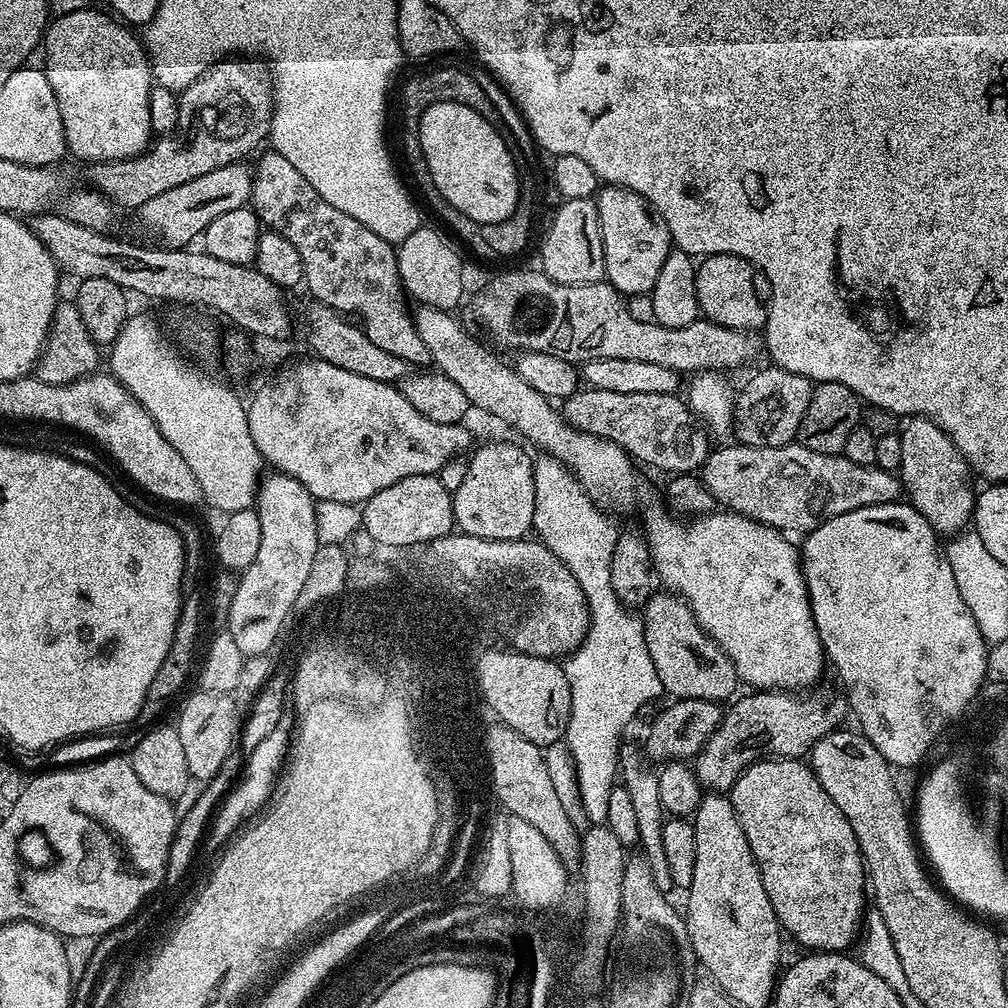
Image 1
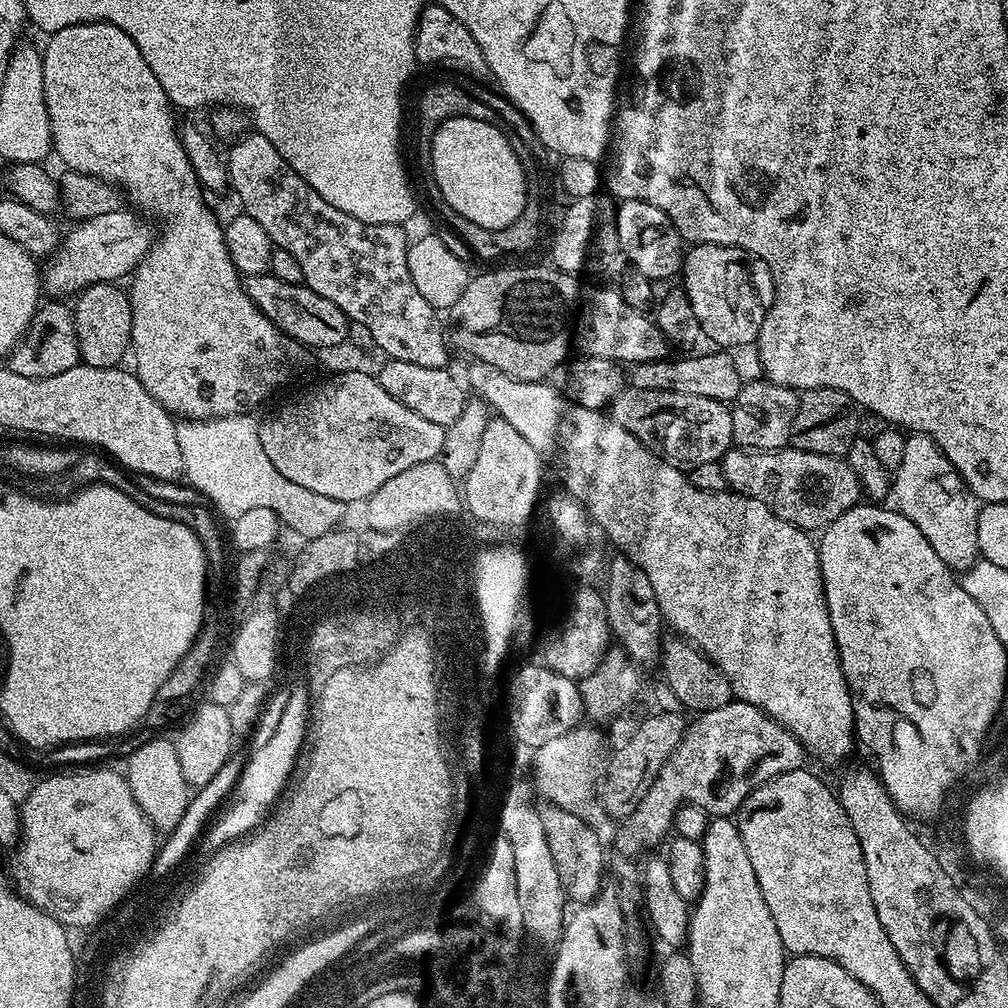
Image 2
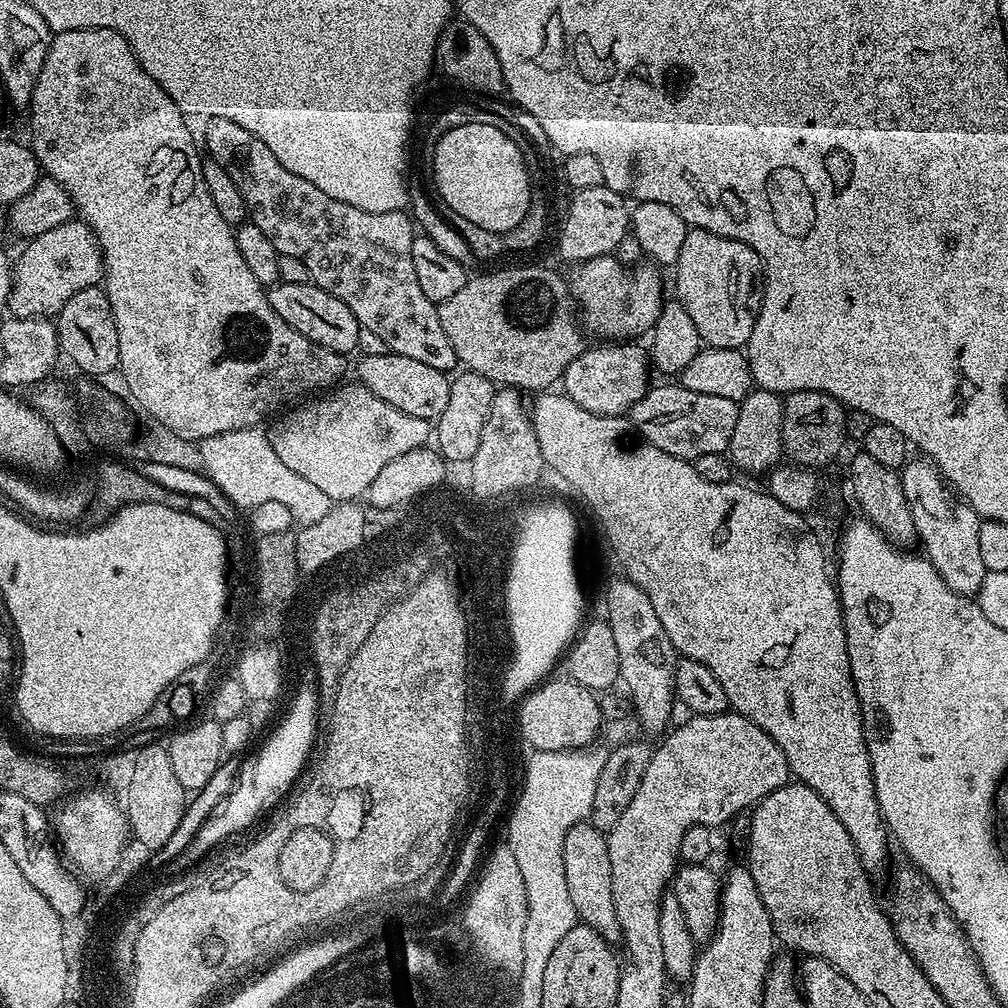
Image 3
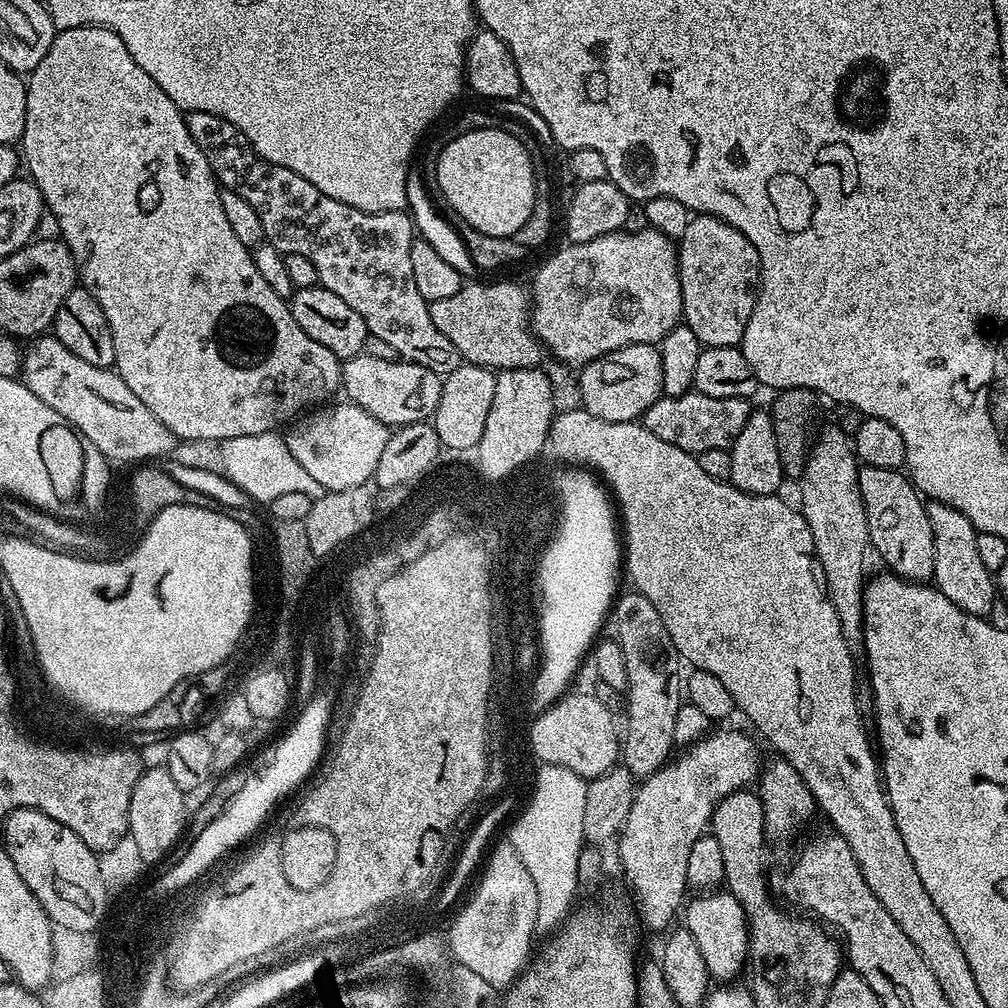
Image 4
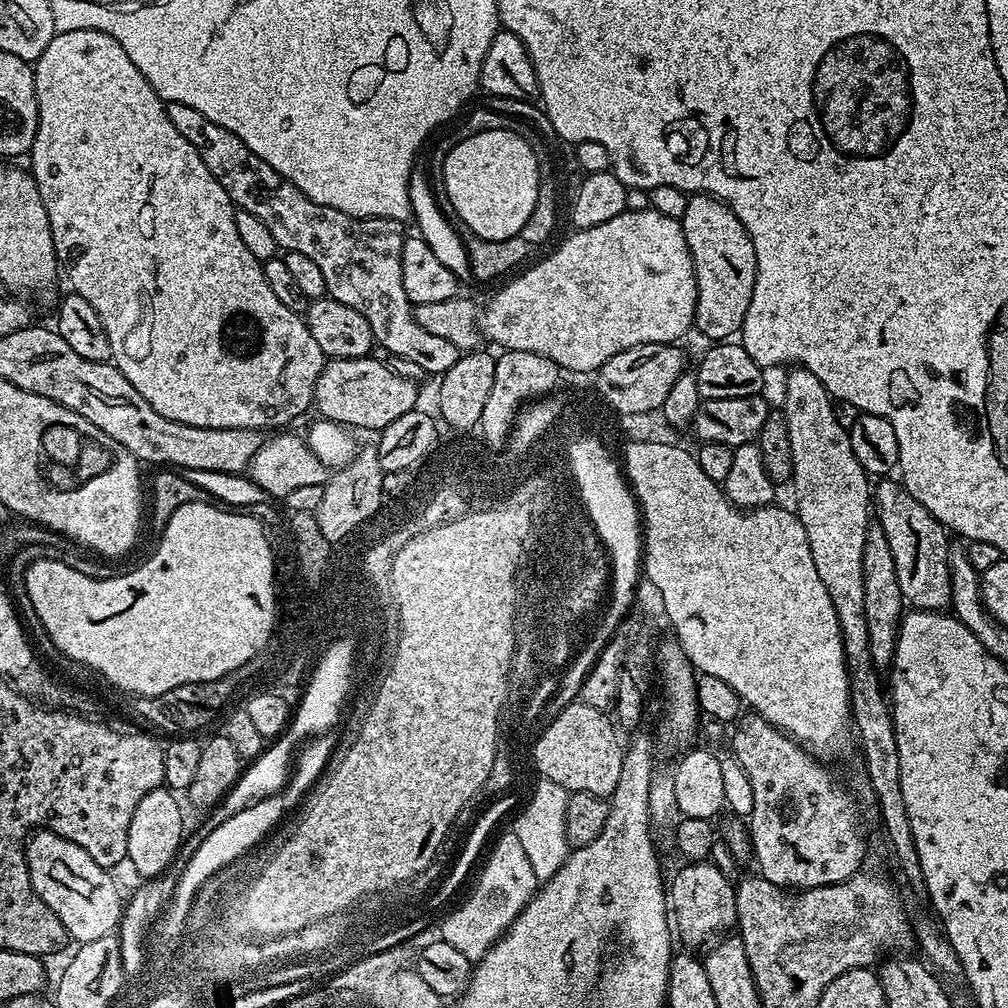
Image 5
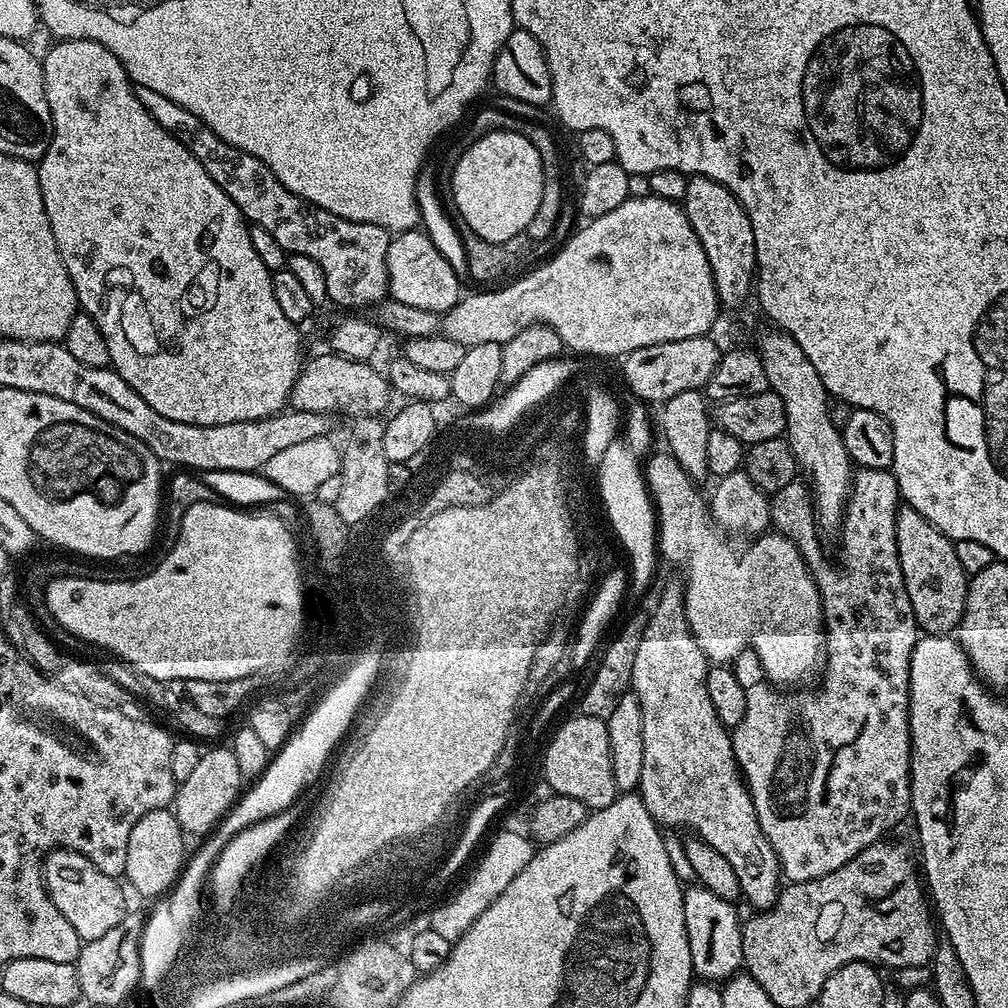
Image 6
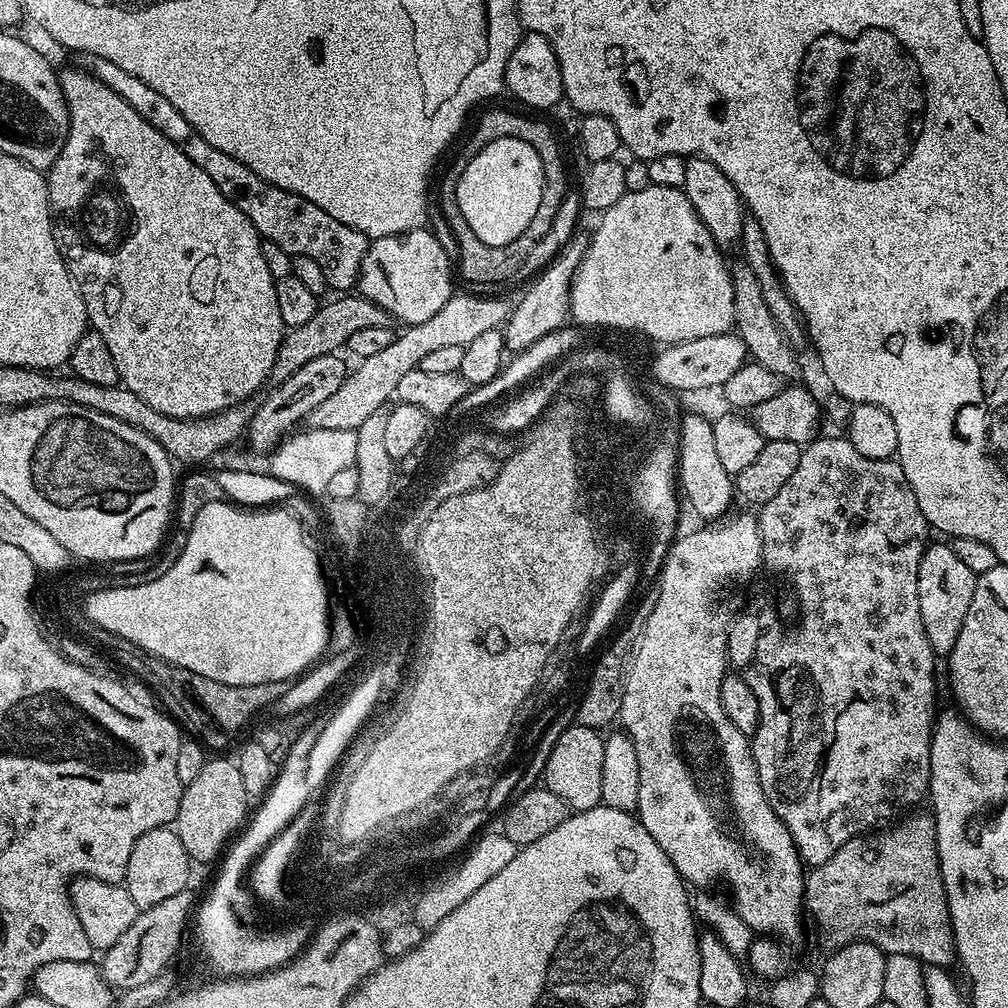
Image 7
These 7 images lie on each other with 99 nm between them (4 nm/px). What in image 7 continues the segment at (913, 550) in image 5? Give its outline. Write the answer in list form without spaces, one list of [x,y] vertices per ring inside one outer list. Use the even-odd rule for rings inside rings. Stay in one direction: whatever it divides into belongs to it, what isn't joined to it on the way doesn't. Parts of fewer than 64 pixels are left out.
[[[929,543],[920,556],[916,575],[916,593],[918,594],[918,614],[922,618],[922,630],[928,639],[933,653],[947,654],[958,636],[962,618],[970,604],[970,594],[974,590],[976,576],[966,570],[952,548],[947,544]]]

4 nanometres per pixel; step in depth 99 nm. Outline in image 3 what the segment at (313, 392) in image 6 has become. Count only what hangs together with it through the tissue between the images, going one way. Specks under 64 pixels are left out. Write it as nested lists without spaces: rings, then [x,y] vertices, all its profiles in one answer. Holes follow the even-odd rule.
[[[387,352],[374,357],[365,356],[360,362],[359,383],[364,384],[374,394],[378,394],[382,402],[390,402],[390,406],[402,410],[402,414],[436,422],[450,402],[449,377],[434,370],[434,366],[426,366],[426,362],[406,358],[397,352]]]

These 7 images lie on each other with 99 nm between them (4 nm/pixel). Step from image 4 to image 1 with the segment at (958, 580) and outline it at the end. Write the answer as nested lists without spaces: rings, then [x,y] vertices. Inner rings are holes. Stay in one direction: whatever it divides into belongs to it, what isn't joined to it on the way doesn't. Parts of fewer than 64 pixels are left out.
[[[927,416],[911,417],[903,425],[899,437],[902,442],[902,462],[898,475],[907,503],[918,509],[922,518],[926,518],[926,522],[930,522],[938,534],[965,531],[974,516],[977,493],[972,492],[973,477],[958,446],[954,446],[951,438],[938,425],[930,422]]]

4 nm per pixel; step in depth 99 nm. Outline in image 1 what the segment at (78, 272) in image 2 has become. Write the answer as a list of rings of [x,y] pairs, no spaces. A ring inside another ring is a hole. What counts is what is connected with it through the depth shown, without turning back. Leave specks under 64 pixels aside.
[[[237,162],[227,164],[218,170],[210,170],[210,174],[202,174],[202,178],[194,178],[194,182],[186,182],[182,186],[174,186],[174,190],[166,190],[166,194],[158,194],[158,198],[150,198],[138,209],[140,224],[148,232],[153,232],[157,236],[161,245],[169,248],[183,249],[192,239],[203,237],[206,226],[214,222],[214,218],[219,218],[221,214],[226,214],[229,210],[238,210],[245,207],[252,198],[252,182],[254,179],[253,169],[247,168],[247,163]]]

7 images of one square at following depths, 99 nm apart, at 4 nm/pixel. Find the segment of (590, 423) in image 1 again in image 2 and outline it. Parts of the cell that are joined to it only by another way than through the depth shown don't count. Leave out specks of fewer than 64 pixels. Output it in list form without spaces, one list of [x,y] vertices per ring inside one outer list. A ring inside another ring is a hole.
[[[625,387],[617,394],[610,405],[610,415],[618,426],[626,426],[658,458],[670,462],[670,466],[685,470],[694,466],[703,466],[705,462],[719,462],[724,459],[729,448],[733,447],[734,422],[732,409],[725,401],[714,398],[698,398],[698,394],[674,394],[670,390],[642,390]]]

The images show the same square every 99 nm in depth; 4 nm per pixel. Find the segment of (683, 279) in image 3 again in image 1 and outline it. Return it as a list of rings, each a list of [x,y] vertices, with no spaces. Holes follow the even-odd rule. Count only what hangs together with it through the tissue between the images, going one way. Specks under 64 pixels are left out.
[[[714,254],[713,256],[703,257],[699,261],[696,270],[696,289],[698,290],[698,302],[700,303],[701,313],[707,319],[721,324],[727,328],[733,328],[739,332],[759,333],[768,320],[768,310],[765,301],[760,301],[760,296],[756,293],[756,276],[752,265],[747,264],[742,258],[734,254]]]

